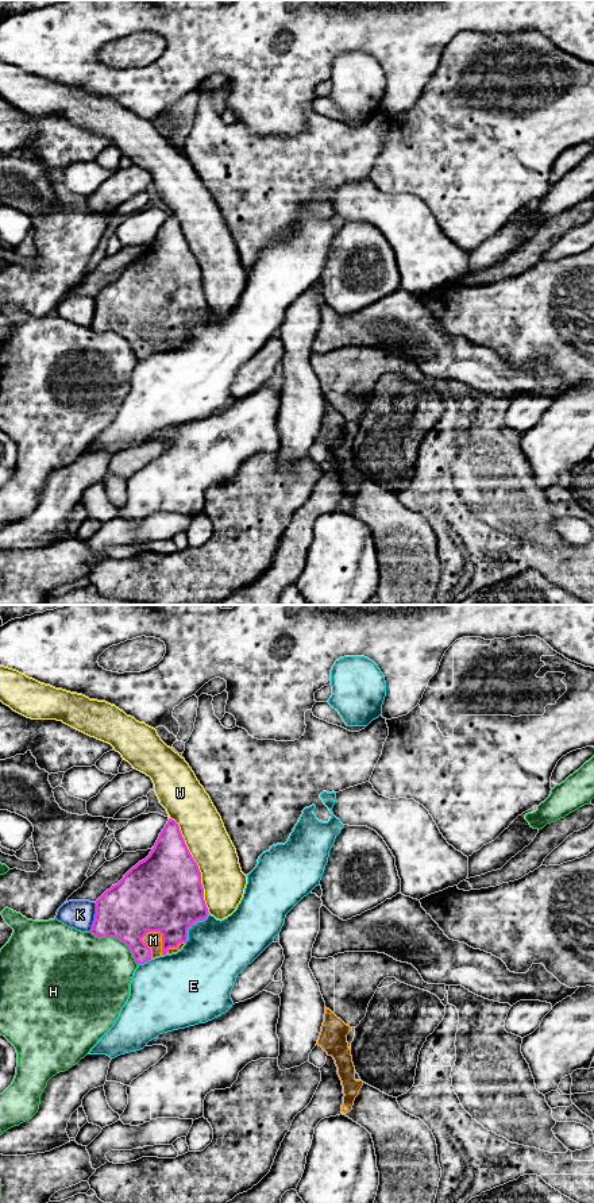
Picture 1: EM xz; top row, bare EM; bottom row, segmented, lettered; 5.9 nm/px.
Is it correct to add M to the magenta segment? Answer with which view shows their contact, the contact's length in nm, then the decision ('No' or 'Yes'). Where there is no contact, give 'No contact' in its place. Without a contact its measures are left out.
Touches magenta in xz. Shared border 260 nm. Yes

